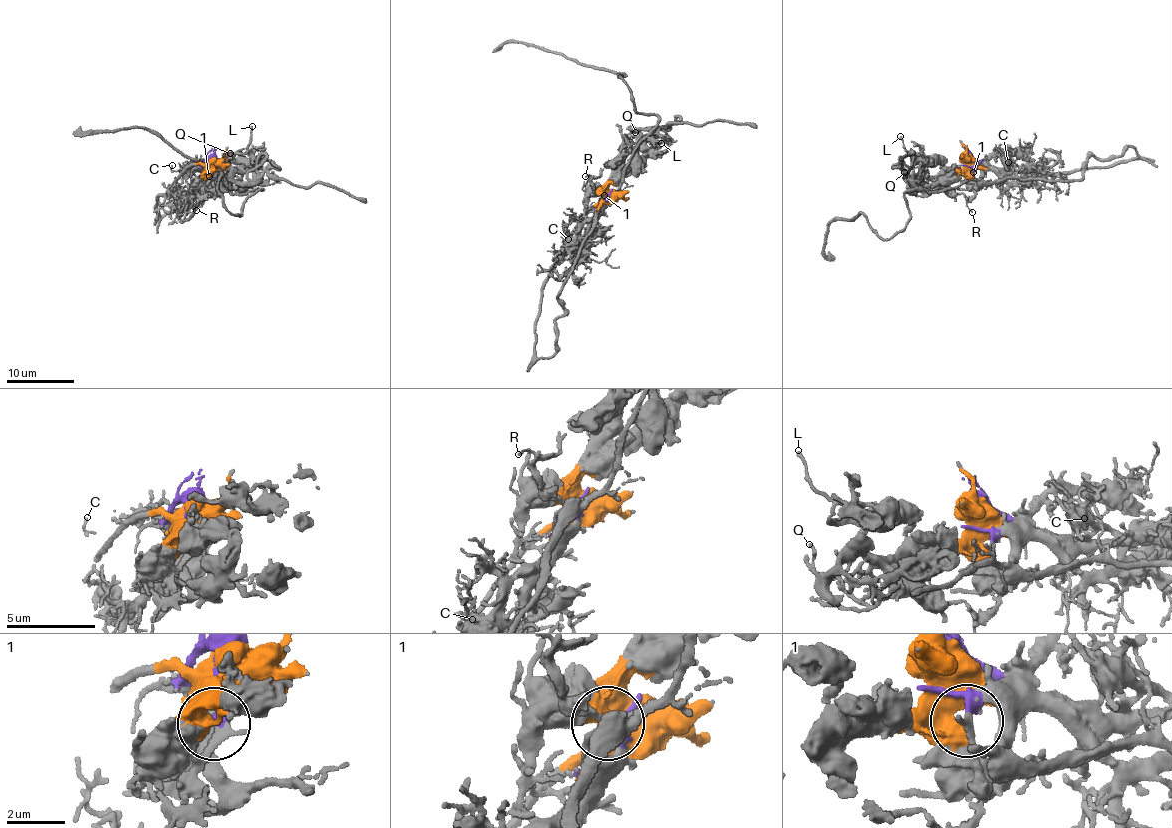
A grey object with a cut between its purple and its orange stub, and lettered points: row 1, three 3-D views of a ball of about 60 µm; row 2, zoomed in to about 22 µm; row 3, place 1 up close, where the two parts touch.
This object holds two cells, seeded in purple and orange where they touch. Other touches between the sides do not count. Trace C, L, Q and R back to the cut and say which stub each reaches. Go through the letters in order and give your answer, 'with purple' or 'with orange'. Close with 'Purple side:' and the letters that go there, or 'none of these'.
C: with purple
L: with orange
Q: with orange
R: with purple
Purple side: C, R

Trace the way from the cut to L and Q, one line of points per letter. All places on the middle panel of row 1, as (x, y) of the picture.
L: (611, 198), (608, 188), (627, 168), (636, 152), (658, 141), (662, 143)
Q: (611, 198), (609, 184), (639, 134), (630, 129), (635, 132)

